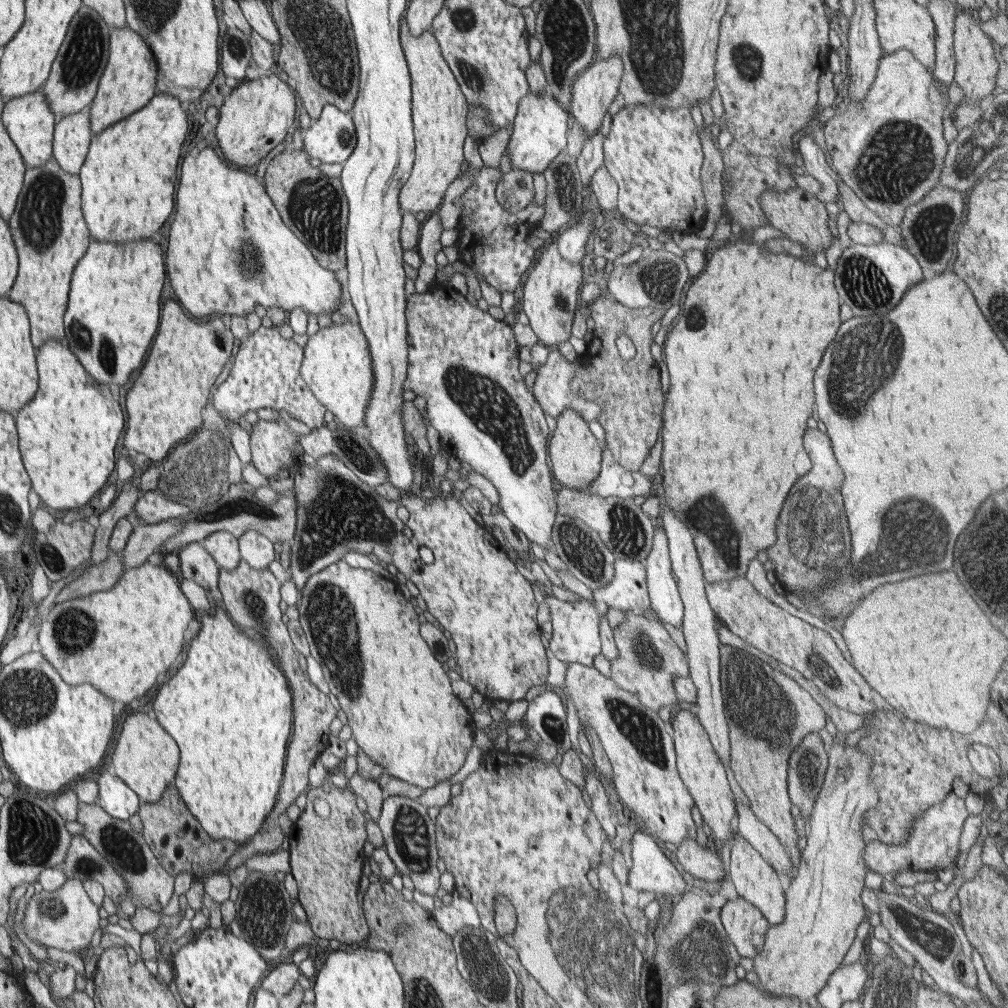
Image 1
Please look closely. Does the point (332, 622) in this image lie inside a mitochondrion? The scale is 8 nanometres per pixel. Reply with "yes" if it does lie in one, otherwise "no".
yes

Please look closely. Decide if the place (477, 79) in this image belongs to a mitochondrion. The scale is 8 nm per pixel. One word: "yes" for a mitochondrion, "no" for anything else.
yes

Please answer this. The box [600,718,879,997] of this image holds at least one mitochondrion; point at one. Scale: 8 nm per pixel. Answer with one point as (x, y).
(691, 961)

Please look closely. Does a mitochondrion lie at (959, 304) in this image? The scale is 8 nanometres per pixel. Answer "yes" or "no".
no

